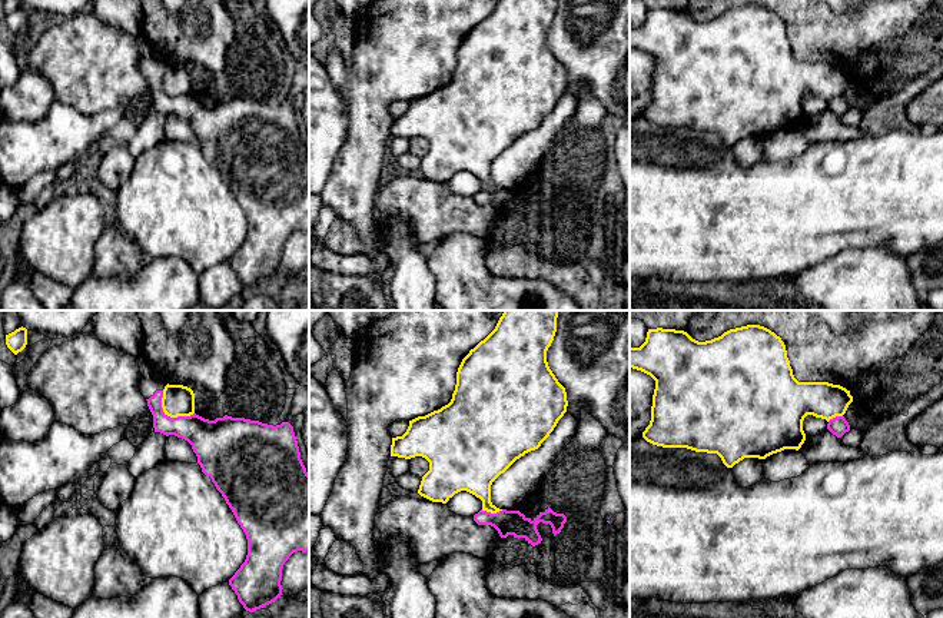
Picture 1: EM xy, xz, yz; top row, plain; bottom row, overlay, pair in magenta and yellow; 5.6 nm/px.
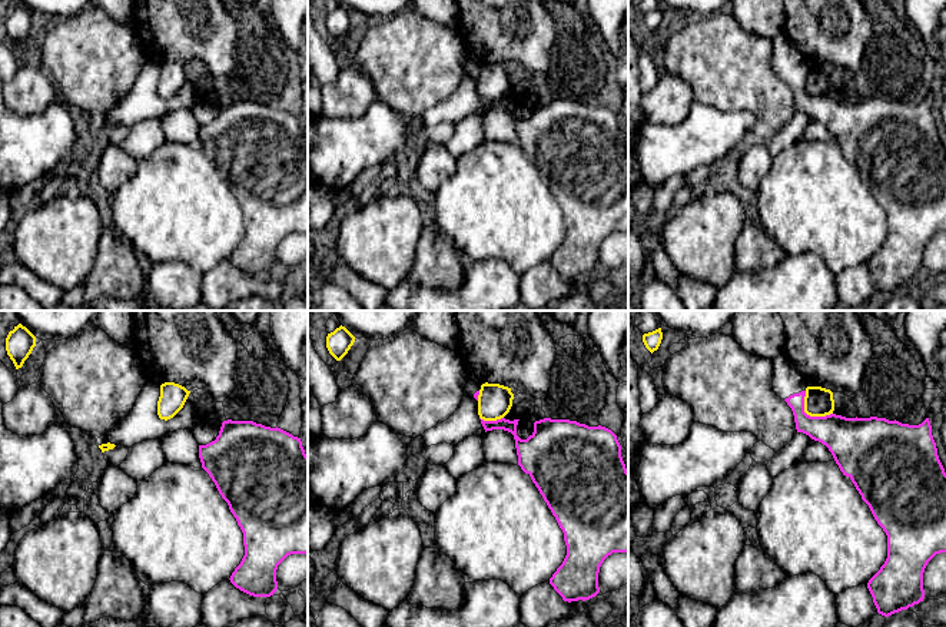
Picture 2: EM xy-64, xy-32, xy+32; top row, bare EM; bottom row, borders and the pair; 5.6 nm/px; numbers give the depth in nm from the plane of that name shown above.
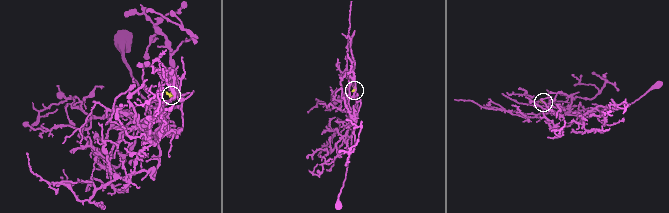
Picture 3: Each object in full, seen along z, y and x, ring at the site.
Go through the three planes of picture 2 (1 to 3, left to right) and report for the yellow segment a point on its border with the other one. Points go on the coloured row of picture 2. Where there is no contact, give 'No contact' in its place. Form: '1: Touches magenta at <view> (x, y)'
1: No contact
2: Touches magenta at xy-32 (491, 421)
3: Touches magenta at xy+32 (809, 415)

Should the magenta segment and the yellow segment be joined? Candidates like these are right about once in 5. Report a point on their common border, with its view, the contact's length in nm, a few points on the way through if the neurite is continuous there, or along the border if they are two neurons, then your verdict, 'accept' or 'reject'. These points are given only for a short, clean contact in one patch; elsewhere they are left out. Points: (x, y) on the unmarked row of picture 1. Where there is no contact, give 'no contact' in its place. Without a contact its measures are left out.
meets magenta in xy at (169, 96); contact 220 nm long; border along xy (162, 70), (162, 89), (168, 95), (189, 96), (193, 93); reject

